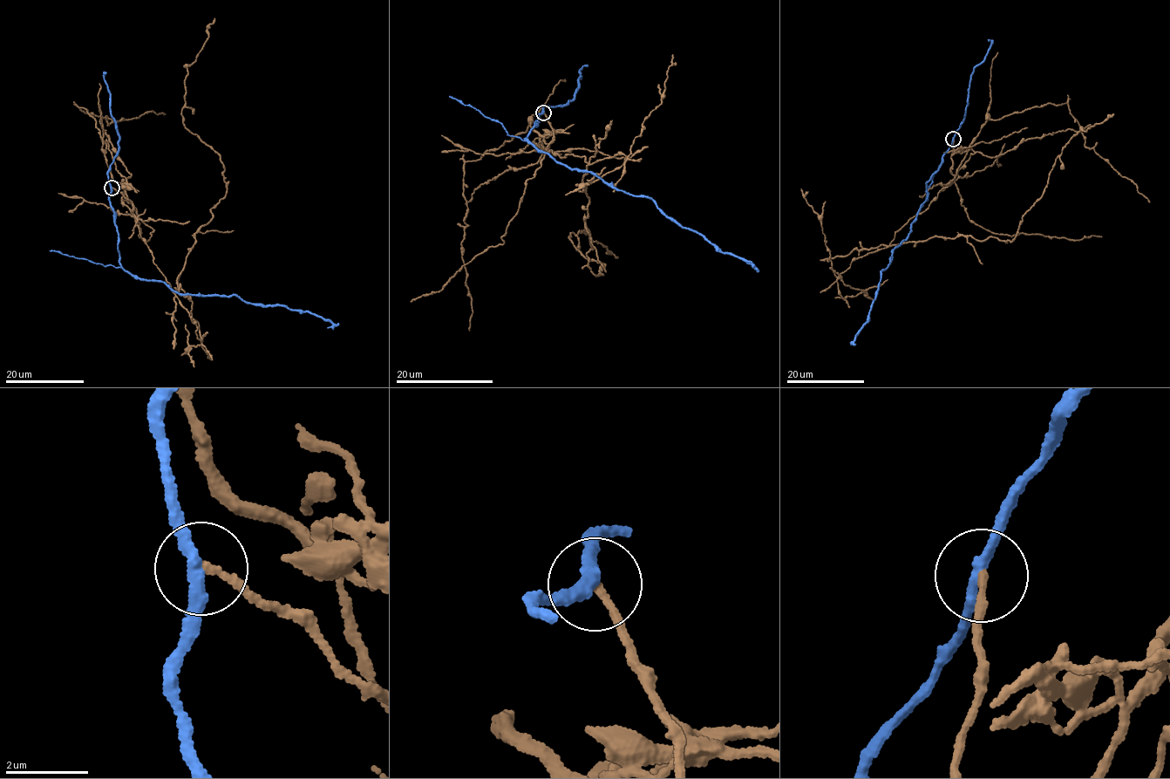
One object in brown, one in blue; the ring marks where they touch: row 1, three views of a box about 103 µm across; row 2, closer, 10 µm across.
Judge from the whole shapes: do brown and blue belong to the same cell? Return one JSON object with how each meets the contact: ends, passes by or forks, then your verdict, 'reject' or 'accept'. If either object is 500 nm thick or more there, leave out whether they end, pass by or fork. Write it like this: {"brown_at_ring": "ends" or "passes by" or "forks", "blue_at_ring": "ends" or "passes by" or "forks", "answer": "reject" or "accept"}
{"brown_at_ring": "ends", "blue_at_ring": "passes by", "answer": "reject"}

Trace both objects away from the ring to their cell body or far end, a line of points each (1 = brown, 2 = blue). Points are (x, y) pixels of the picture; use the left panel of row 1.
1: (112, 187), (132, 201), (173, 294), (195, 234), (225, 195), (219, 154), (181, 110), (187, 69), (214, 17)
2: (112, 187), (125, 269), (185, 295), (236, 296), (305, 310), (329, 320), (327, 328)

